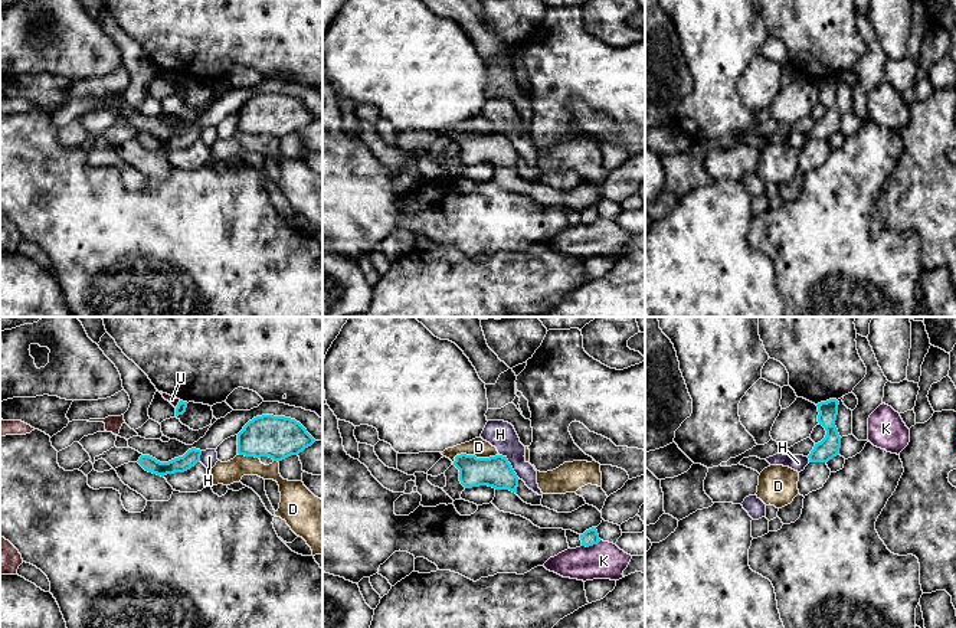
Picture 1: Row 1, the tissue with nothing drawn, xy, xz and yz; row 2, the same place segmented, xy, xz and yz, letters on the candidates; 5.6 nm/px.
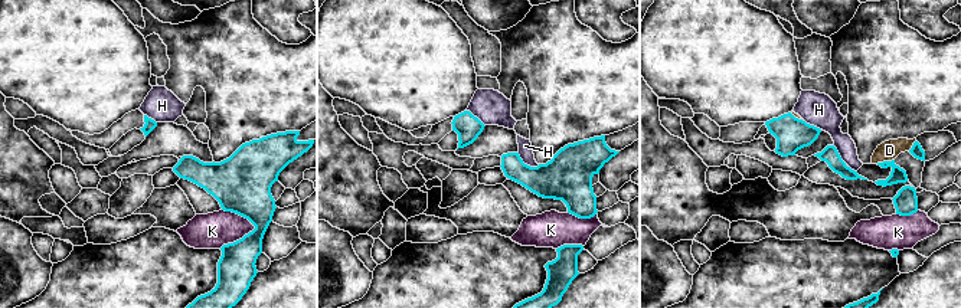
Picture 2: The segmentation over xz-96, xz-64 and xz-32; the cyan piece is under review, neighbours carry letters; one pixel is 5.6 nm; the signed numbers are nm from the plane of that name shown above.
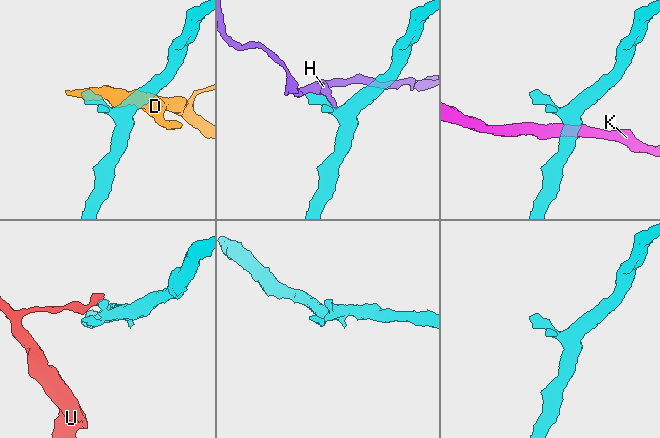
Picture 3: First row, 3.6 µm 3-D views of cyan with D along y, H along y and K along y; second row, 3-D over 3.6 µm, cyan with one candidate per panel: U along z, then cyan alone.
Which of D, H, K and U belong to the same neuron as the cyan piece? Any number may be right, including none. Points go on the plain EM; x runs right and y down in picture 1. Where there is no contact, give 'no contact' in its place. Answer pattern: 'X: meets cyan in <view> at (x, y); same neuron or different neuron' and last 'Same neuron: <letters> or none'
D: meets cyan in xz at (474, 133); different neuron
H: meets cyan in xz at (510, 143); different neuron
K: meets cyan in xz at (591, 222); different neuron
U: meets cyan in xy at (177, 82); different neuron
Same neuron: none

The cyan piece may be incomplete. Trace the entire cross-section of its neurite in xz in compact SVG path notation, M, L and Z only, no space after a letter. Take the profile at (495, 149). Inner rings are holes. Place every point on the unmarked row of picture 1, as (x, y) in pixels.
M461 131L455 134L454 143L459 147L459 158L465 166L488 163L517 171L518 154L507 134L477 135Z

